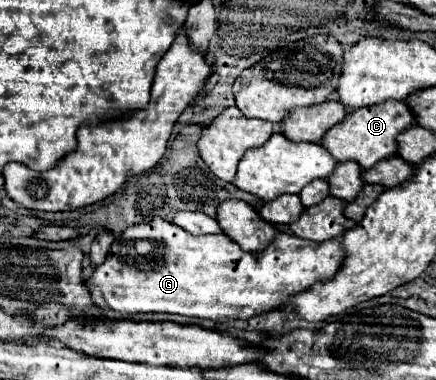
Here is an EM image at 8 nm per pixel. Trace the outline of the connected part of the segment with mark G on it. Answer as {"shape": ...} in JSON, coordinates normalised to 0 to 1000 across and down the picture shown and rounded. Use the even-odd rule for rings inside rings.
{"shape":[[[351,574],[337,589],[296,595],[259,642],[255,658],[227,700],[213,705],[209,732],[195,742],[200,758],[227,758],[241,795],[255,816],[305,832],[305,826],[342,826],[342,821],[388,821],[415,832],[443,832],[461,842],[489,847],[525,847],[539,837],[576,837],[603,826],[626,811],[644,811],[667,774],[681,763],[700,763],[727,737],[759,732],[787,689],[787,658],[778,632],[750,637],[713,637],[663,616],[640,616],[608,658],[599,663],[557,663],[544,637],[534,637],[516,616],[484,616],[484,621],[443,621],[411,600],[397,584],[374,574]],[[314,632],[333,632],[346,642],[337,668],[319,668],[310,653]]]}

